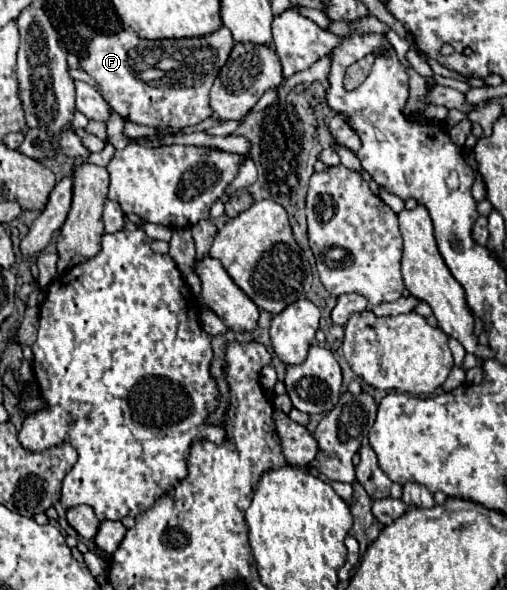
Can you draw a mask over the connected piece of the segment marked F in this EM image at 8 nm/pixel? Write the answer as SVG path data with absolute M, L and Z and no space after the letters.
M221 26L219 30L199 36L199 38L179 38L179 40L145 40L139 38L133 30L121 30L119 34L93 36L89 44L89 56L81 60L81 68L95 78L103 100L123 118L135 124L153 126L153 128L189 128L197 126L211 116L209 108L209 88L227 62L235 40L231 40L229 28Z

